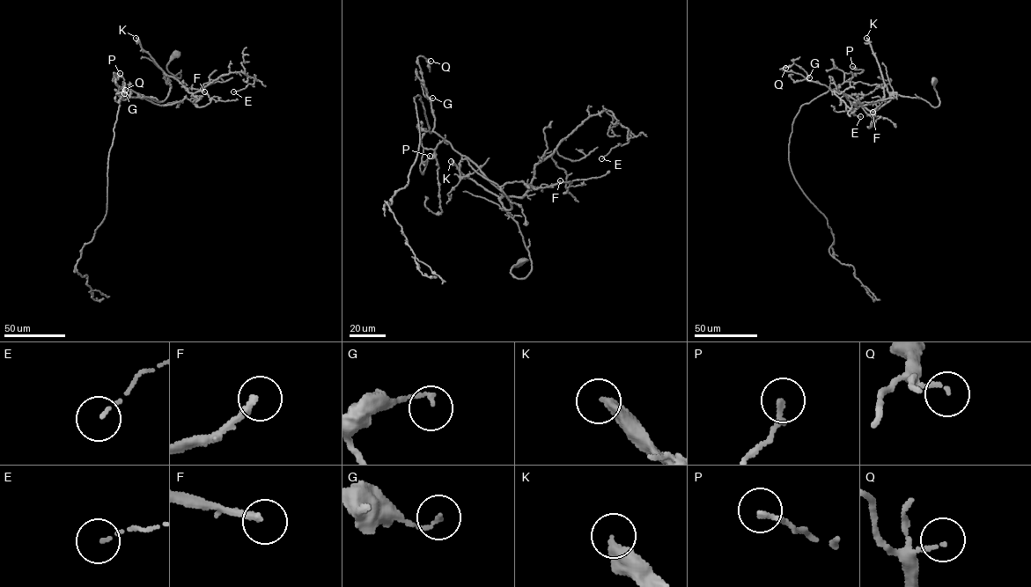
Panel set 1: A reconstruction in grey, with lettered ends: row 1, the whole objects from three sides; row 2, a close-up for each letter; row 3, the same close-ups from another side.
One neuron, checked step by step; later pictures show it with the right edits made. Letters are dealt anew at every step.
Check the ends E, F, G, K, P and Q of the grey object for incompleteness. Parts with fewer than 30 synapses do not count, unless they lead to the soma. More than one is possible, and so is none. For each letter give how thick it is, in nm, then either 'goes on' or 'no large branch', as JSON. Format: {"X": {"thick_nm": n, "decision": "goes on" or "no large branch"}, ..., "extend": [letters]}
{"E": {"thick_nm": 90, "decision": "no large branch"}, "F": {"thick_nm": 240, "decision": "no large branch"}, "G": {"thick_nm": 130, "decision": "no large branch"}, "K": {"thick_nm": 340, "decision": "goes on"}, "P": {"thick_nm": 190, "decision": "no large branch"}, "Q": {"thick_nm": 110, "decision": "no large branch"}, "extend": ["K"]}

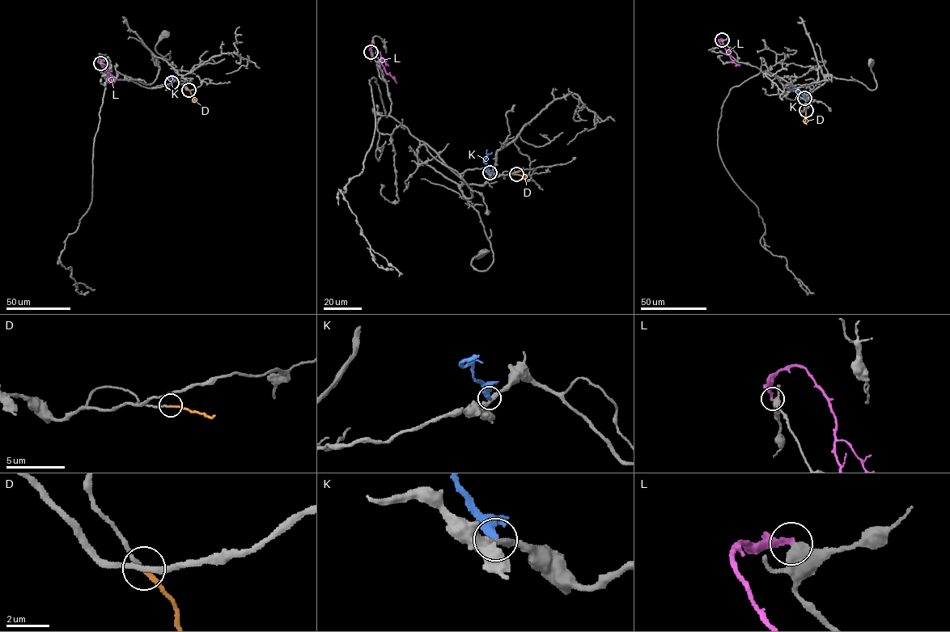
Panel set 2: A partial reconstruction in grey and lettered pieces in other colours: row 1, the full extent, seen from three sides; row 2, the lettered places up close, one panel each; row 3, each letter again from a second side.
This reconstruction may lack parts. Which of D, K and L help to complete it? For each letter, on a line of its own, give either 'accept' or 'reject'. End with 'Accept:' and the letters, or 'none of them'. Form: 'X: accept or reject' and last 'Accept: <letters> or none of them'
D: accept
K: reject
L: reject
Accept: D

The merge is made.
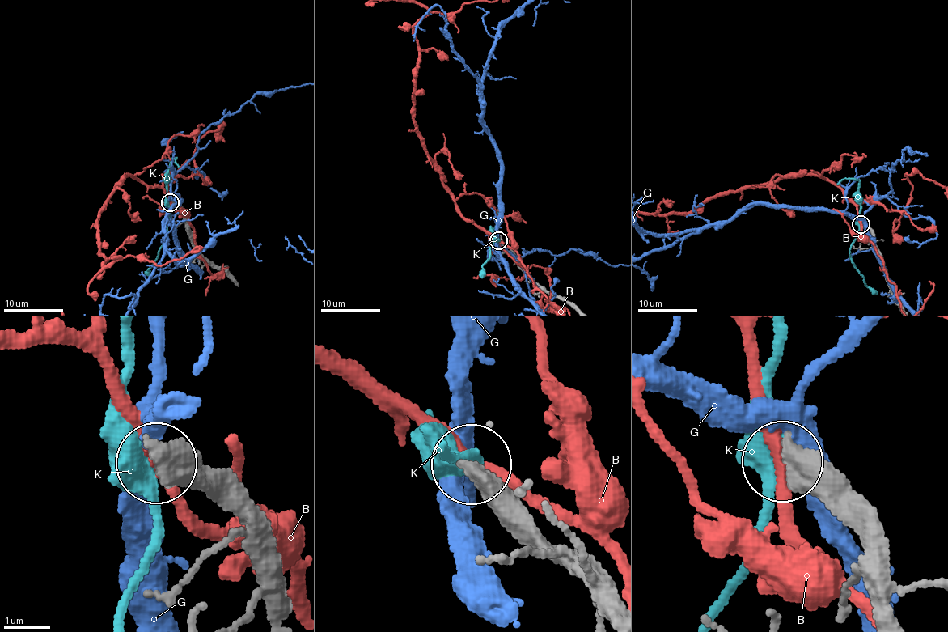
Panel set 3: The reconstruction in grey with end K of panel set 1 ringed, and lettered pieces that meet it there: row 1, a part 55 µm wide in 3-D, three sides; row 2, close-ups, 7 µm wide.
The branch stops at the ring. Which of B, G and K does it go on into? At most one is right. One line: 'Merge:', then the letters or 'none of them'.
Merge: none of them

